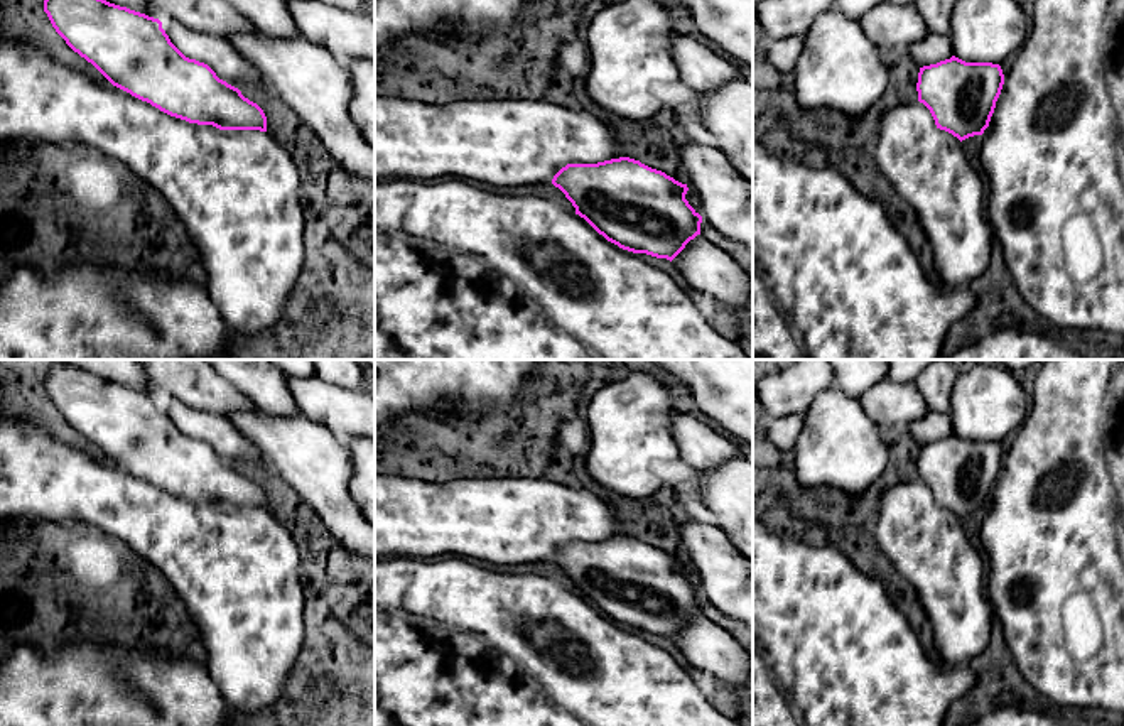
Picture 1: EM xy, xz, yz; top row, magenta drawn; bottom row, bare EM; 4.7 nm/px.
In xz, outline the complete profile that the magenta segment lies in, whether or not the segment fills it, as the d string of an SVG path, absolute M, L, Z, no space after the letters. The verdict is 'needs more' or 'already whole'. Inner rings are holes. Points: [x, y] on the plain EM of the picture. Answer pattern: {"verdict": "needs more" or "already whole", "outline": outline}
{"verdict": "already whole", "outline": "M630 535L597 542L567 542L552 557L599 613L623 628L673 638L700 613L702 594L689 582L687 562Z"}

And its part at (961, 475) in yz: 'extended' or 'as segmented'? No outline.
as segmented

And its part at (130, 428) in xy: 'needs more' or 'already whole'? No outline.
already whole

